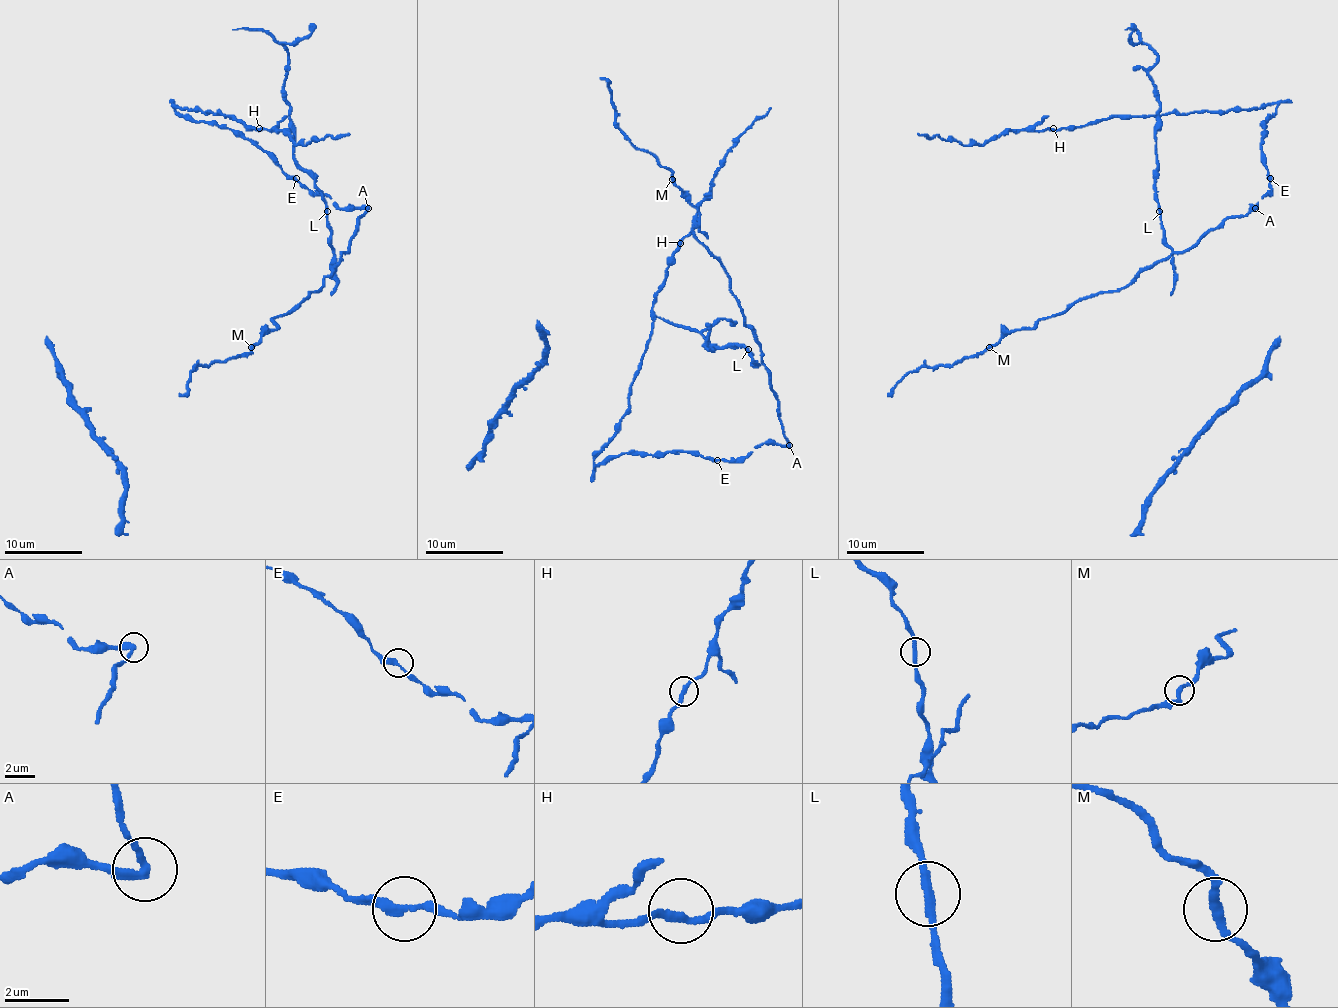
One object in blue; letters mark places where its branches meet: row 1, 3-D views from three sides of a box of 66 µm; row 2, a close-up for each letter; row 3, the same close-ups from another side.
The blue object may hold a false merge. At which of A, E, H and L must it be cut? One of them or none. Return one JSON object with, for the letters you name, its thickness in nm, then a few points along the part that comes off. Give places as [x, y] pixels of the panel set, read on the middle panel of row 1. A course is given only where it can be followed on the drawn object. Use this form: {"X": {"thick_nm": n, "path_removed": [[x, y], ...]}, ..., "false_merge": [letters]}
{"A": {"thick_nm": 260, "path_removed": [[788, 444], [757, 336], [744, 322], [724, 266], [693, 233], [699, 212], [670, 171], [620, 128], [600, 78]]}, "false_merge": ["A"]}

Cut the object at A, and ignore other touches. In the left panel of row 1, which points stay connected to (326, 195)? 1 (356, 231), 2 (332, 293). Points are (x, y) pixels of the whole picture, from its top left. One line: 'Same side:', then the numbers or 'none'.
Same side: 2

